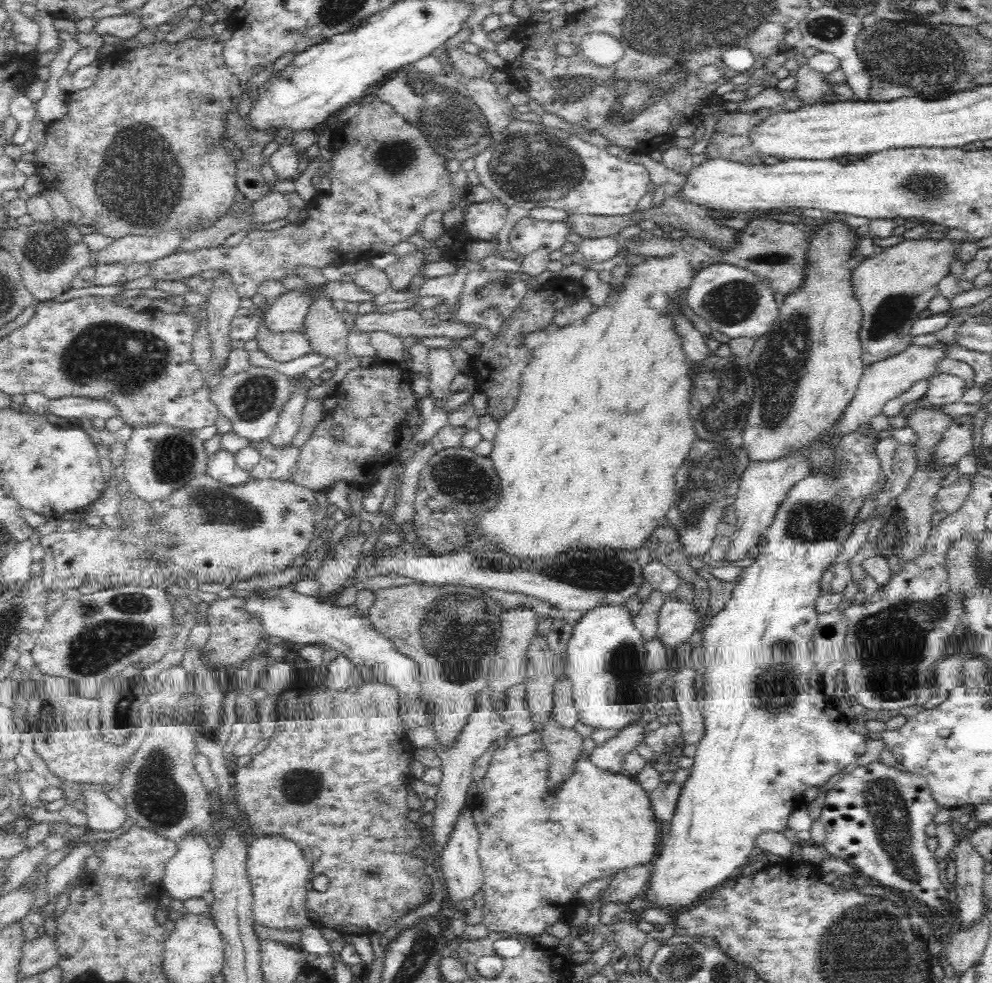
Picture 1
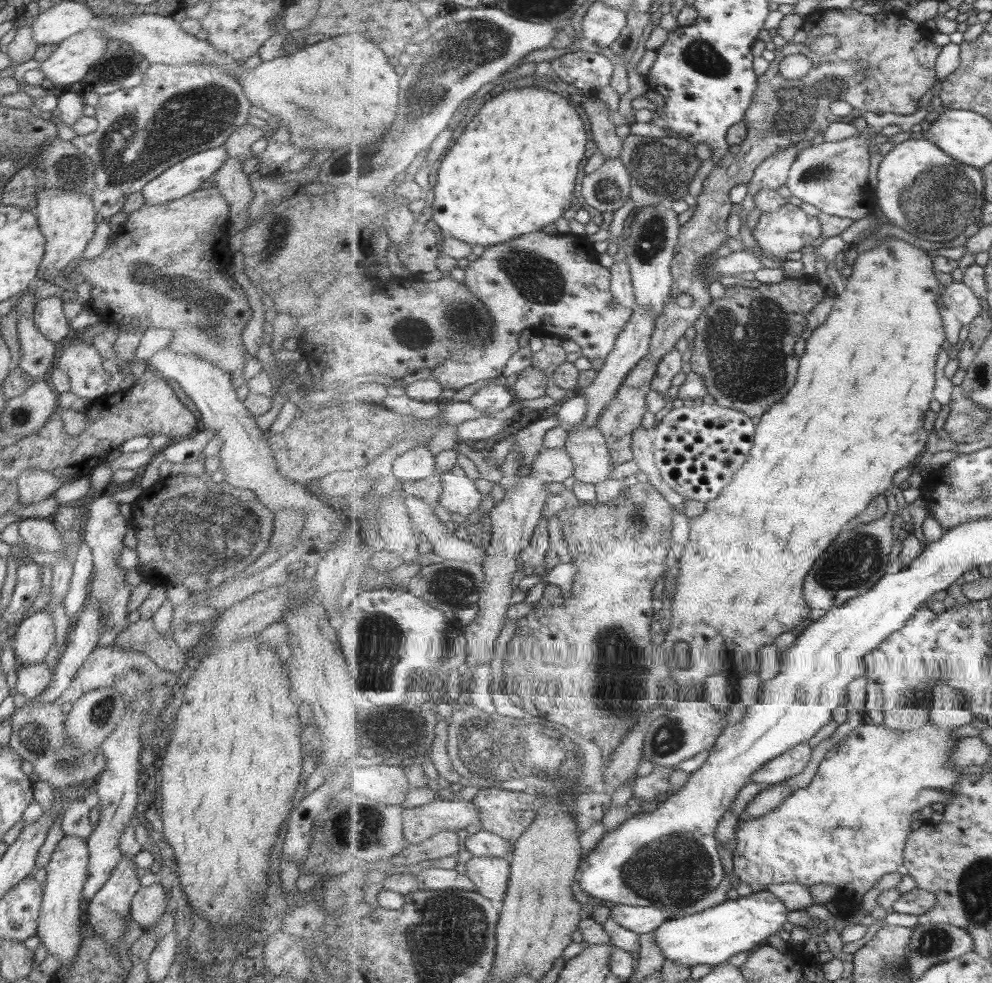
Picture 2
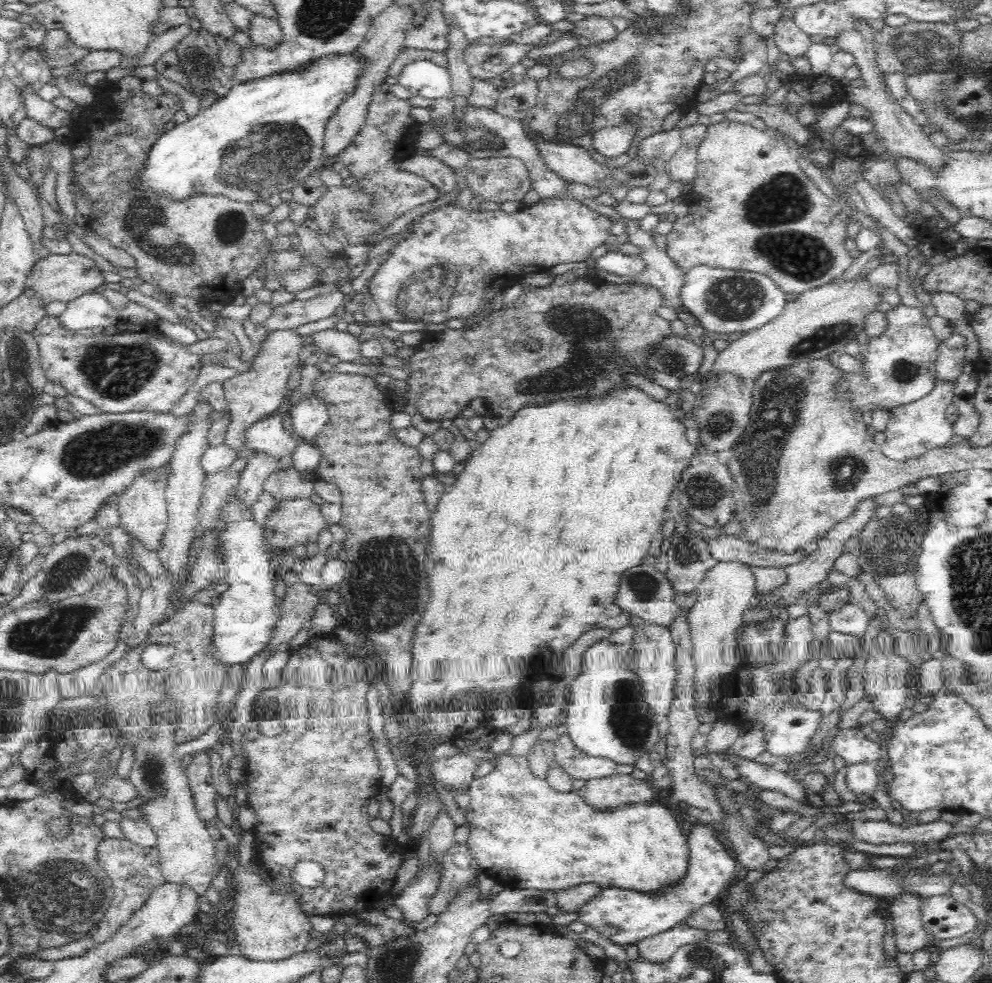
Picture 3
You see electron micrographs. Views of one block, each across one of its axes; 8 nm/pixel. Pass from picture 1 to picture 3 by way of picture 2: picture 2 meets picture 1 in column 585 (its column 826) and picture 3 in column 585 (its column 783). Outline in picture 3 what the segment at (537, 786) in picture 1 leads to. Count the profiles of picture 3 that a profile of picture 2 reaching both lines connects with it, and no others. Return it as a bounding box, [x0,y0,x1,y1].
[466,752,689,893]

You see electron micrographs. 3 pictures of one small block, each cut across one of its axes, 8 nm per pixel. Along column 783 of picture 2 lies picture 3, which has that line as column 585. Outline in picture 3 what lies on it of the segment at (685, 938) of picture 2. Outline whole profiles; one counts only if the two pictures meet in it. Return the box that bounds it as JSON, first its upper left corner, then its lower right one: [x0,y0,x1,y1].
[576,823,737,947]

